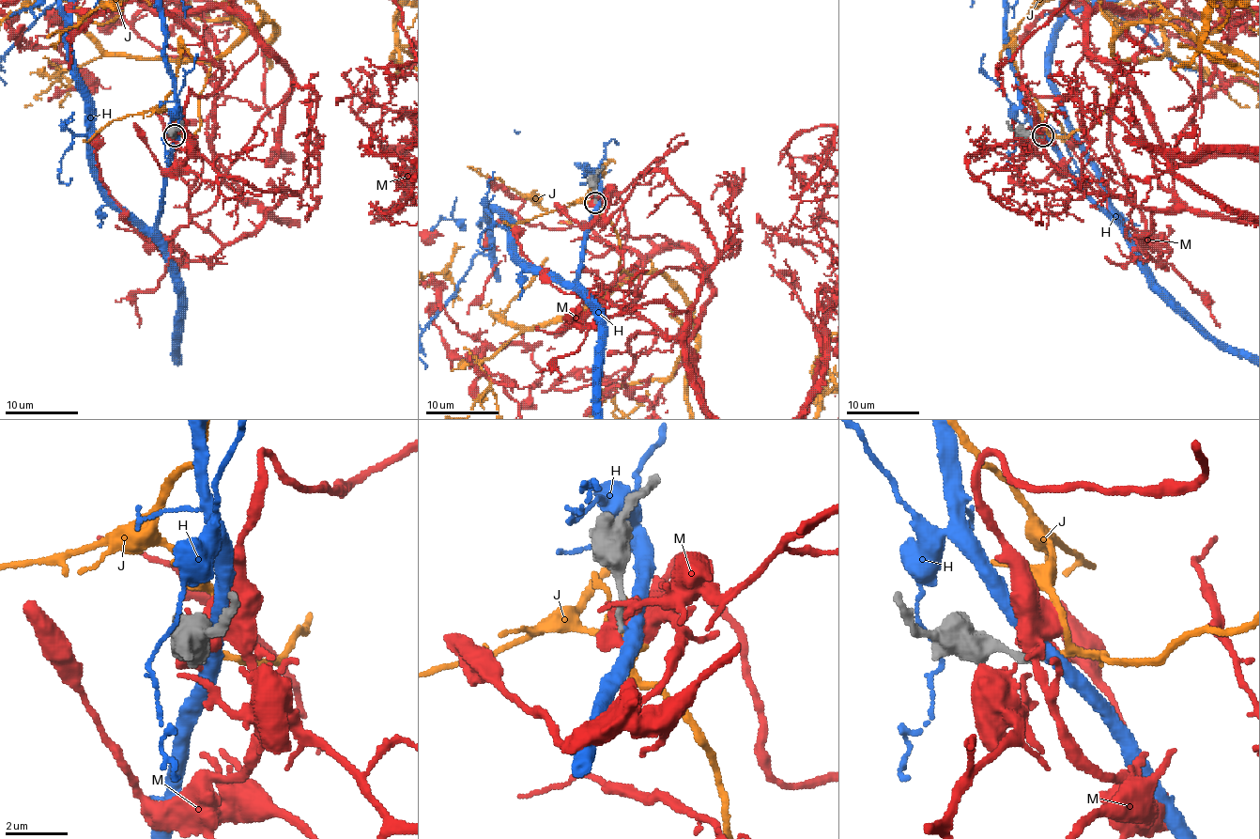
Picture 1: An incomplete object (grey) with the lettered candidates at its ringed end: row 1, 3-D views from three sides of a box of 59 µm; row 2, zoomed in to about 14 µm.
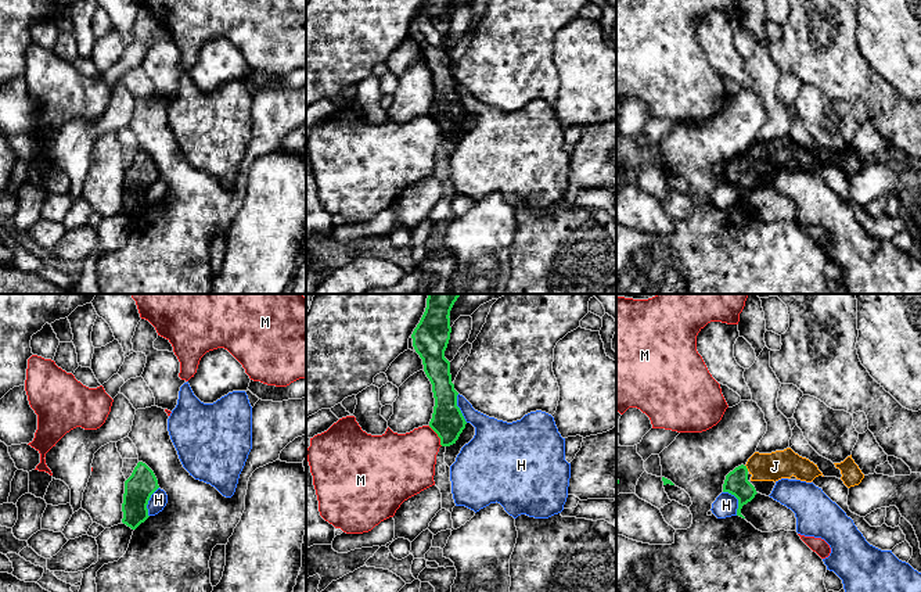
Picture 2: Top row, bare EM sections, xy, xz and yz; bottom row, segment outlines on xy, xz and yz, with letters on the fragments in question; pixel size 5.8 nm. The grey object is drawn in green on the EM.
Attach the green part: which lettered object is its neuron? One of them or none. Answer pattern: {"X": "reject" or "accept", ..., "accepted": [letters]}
{"H": "reject", "J": "accept", "M": "reject", "accepted": ["J"]}

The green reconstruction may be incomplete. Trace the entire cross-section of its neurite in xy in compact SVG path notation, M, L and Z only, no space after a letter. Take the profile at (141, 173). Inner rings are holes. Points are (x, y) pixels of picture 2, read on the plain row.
M138 151L132 165L125 171L122 212L136 219L148 205L148 190L159 177L154 161L143 151Z

